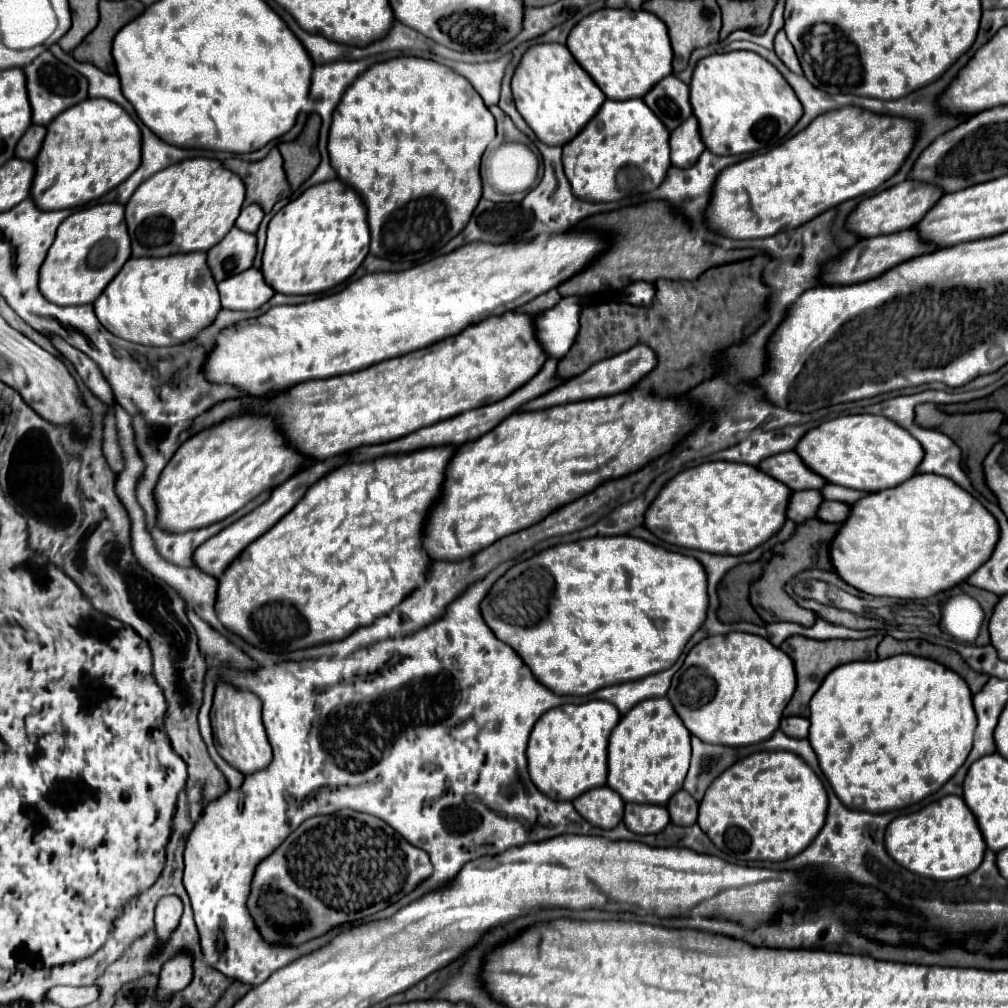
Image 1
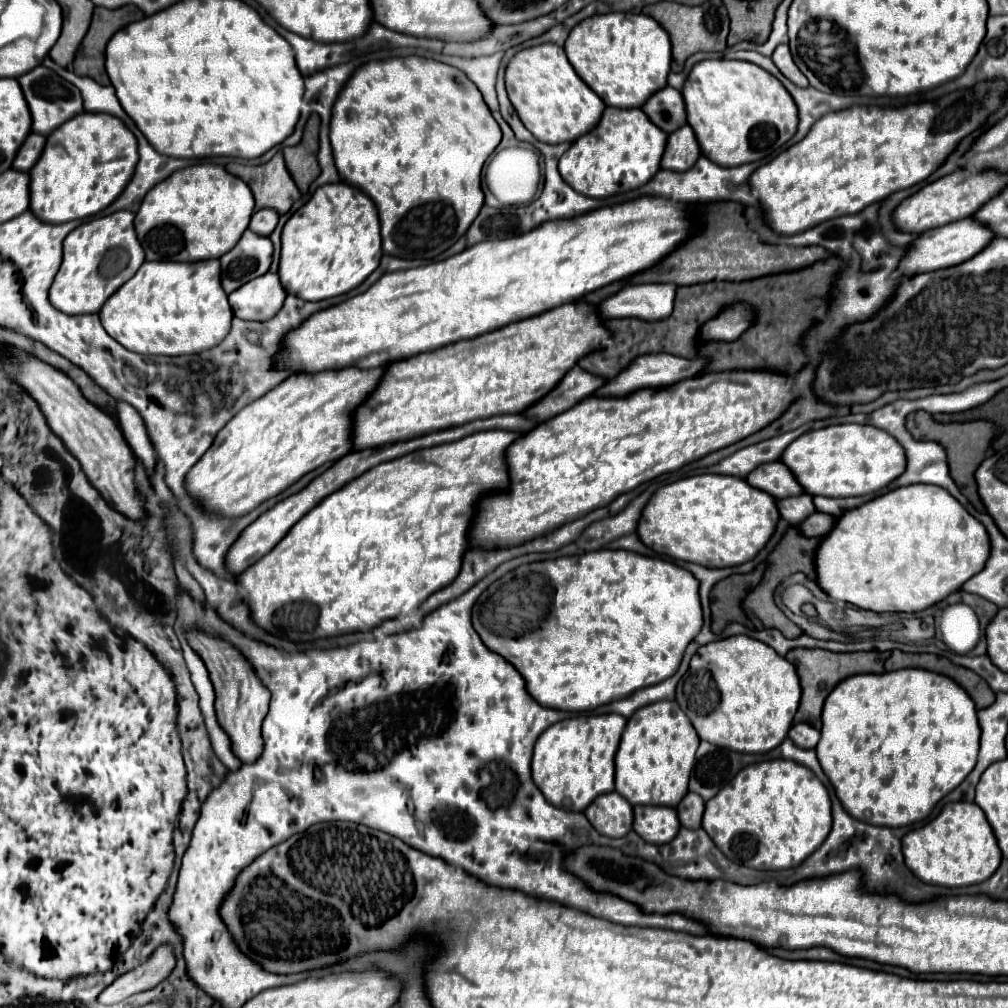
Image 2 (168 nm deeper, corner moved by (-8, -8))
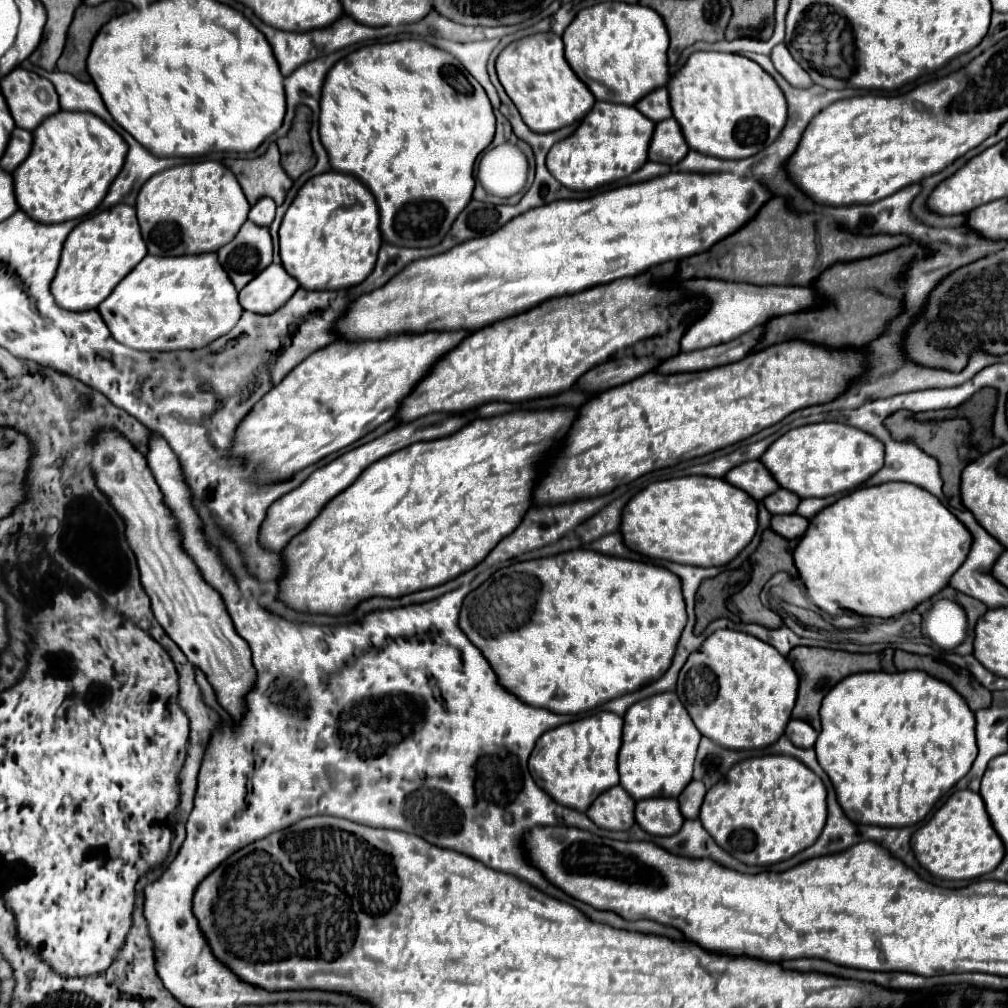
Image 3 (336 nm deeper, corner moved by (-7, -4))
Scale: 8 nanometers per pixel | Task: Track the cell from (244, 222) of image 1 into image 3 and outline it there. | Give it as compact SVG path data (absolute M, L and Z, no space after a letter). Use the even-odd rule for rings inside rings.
M261 197L249 211L249 221L269 227L271 221L275 219L275 201L269 197Z

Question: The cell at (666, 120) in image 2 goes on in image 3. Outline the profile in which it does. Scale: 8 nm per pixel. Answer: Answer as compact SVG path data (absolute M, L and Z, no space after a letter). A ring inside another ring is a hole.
M659 87L659 89L651 91L639 103L635 103L635 107L639 107L639 111L643 115L647 115L647 119L651 119L655 123L661 121L661 119L671 117L671 105L669 105L669 95L667 95L665 87Z

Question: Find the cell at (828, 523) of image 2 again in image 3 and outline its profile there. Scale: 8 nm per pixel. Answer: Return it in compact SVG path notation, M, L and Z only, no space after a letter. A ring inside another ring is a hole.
M791 513L791 515L775 515L775 517L771 517L771 529L775 533L779 533L781 537L799 539L799 535L803 535L805 529L807 529L807 519L795 515L795 513Z

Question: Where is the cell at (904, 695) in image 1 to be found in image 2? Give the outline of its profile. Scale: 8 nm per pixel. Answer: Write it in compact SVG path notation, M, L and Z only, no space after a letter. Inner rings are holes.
M898 669L880 675L862 673L844 679L828 695L822 723L816 755L842 807L864 823L884 827L906 827L924 821L934 805L974 769L982 733L976 707L966 691L952 679L926 669Z

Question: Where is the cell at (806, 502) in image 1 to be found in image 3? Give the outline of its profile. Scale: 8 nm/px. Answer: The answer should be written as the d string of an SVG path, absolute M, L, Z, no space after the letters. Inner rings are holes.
M777 489L773 495L767 495L763 499L763 505L771 515L783 515L783 513L793 513L795 507L799 505L799 497L787 489Z

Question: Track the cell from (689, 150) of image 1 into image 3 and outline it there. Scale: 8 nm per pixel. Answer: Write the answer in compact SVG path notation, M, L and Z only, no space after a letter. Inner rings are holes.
M663 119L655 123L655 131L651 135L651 147L649 147L649 161L675 165L687 153L689 153L689 145L685 143L675 119Z

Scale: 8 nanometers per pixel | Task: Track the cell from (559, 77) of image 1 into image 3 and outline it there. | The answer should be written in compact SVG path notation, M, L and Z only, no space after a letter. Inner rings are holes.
M551 31L513 41L499 53L495 67L505 93L519 109L527 127L535 133L551 133L571 125L573 121L579 121L595 103L591 91L565 61L561 37Z

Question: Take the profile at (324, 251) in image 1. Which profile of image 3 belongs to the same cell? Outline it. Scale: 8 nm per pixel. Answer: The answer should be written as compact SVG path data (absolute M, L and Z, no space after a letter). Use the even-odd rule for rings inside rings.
M337 171L311 177L299 189L279 227L283 267L307 289L341 289L361 283L373 271L379 247L375 197L359 179Z

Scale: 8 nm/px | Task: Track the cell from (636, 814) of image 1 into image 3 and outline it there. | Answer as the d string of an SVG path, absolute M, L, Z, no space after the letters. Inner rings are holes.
M643 799L637 801L635 819L651 835L675 835L683 825L677 799Z

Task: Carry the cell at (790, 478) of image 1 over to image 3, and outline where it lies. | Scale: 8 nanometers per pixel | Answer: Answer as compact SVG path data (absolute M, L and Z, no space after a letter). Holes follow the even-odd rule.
M745 461L745 463L733 467L723 479L727 483L731 483L733 487L749 493L755 501L761 501L763 497L767 497L779 489L777 481L771 477L771 473L759 461Z

